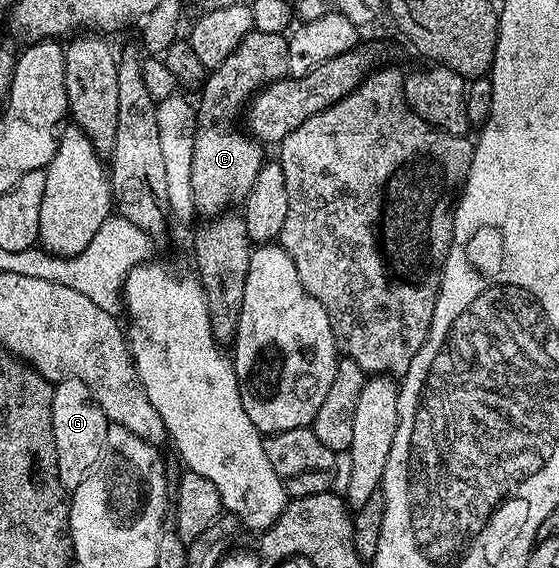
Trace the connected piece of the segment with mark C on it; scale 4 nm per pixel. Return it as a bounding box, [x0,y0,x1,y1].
[190,29,288,219]

